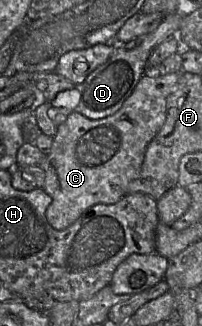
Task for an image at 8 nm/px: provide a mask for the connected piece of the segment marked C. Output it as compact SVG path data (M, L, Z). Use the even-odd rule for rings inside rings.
M148 72L141 77L132 94L113 115L90 120L73 112L61 124L53 137L50 150L44 154L40 166L45 172L43 190L52 198L46 209L46 219L56 230L63 230L73 224L88 208L96 204L115 204L127 194L131 181L138 178L145 151L151 140L162 128L166 116L167 97L176 87L180 74L157 75Z

